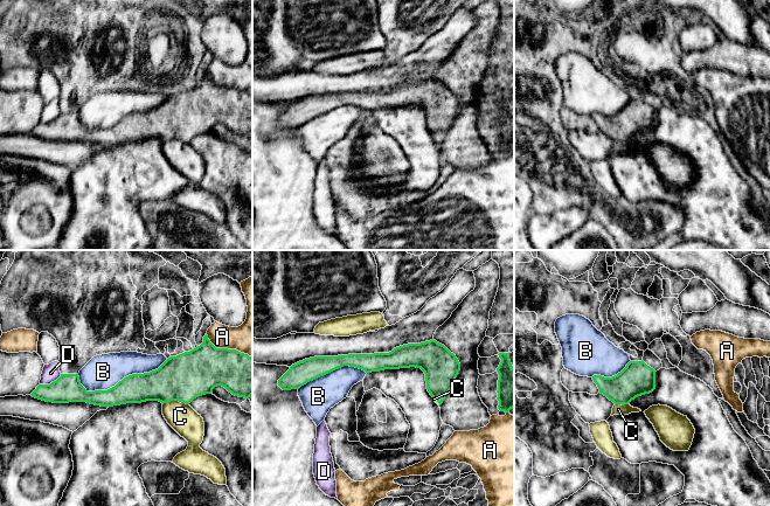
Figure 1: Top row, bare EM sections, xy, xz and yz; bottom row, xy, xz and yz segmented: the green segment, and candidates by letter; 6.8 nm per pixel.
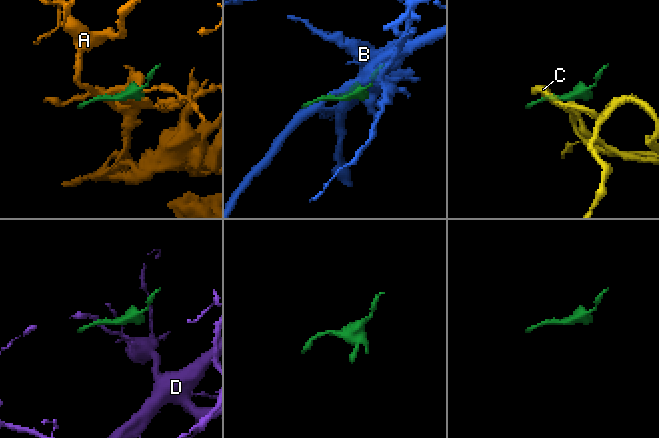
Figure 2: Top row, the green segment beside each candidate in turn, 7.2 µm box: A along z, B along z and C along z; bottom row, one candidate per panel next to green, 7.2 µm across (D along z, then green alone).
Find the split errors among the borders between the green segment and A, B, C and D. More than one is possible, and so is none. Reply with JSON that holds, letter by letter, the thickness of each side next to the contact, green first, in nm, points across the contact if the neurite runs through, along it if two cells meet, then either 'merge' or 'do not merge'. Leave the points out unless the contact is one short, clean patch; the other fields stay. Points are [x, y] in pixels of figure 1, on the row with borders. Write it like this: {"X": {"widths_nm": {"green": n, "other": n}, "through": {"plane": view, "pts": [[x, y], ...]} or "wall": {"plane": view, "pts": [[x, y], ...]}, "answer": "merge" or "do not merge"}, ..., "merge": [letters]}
{"A": {"widths_nm": {"green": 300, "other": 240}, "answer": "do not merge"}, "B": {"widths_nm": {"green": 200, "other": 240}, "answer": "do not merge"}, "C": {"widths_nm": {"green": 320, "other": 190}, "wall": {"plane": "xy", "pts": [[188, 403], [171, 401], [162, 404]]}, "answer": "do not merge"}, "D": {"widths_nm": {"green": 190, "other": 120}, "wall": {"plane": "xy", "pts": [[61, 374], [49, 383], [40, 385]]}, "answer": "do not merge"}, "merge": []}

